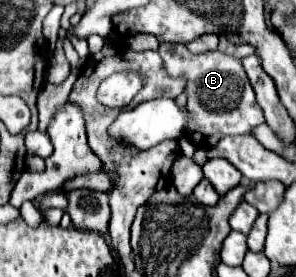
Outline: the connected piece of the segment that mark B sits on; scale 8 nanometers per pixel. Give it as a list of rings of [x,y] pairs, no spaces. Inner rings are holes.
[[[164,42],[158,48],[162,58],[162,68],[170,78],[186,80],[186,96],[190,108],[190,124],[186,126],[186,136],[196,148],[212,148],[224,136],[250,134],[254,126],[264,122],[262,108],[254,98],[254,90],[242,68],[242,62],[220,50],[210,50],[202,54],[192,54],[184,44]]]

